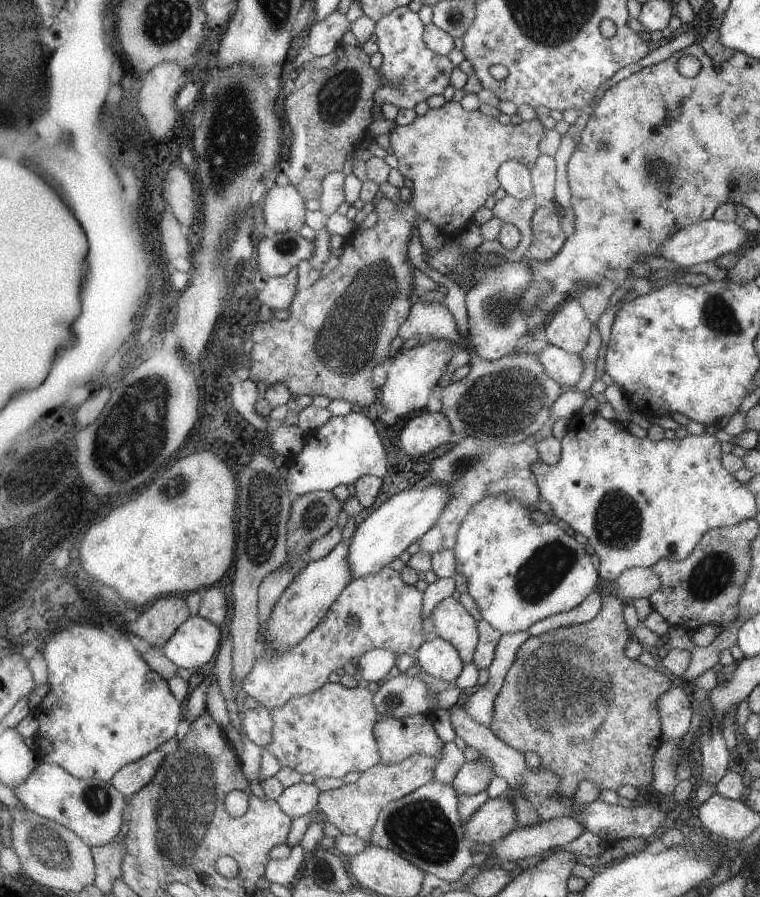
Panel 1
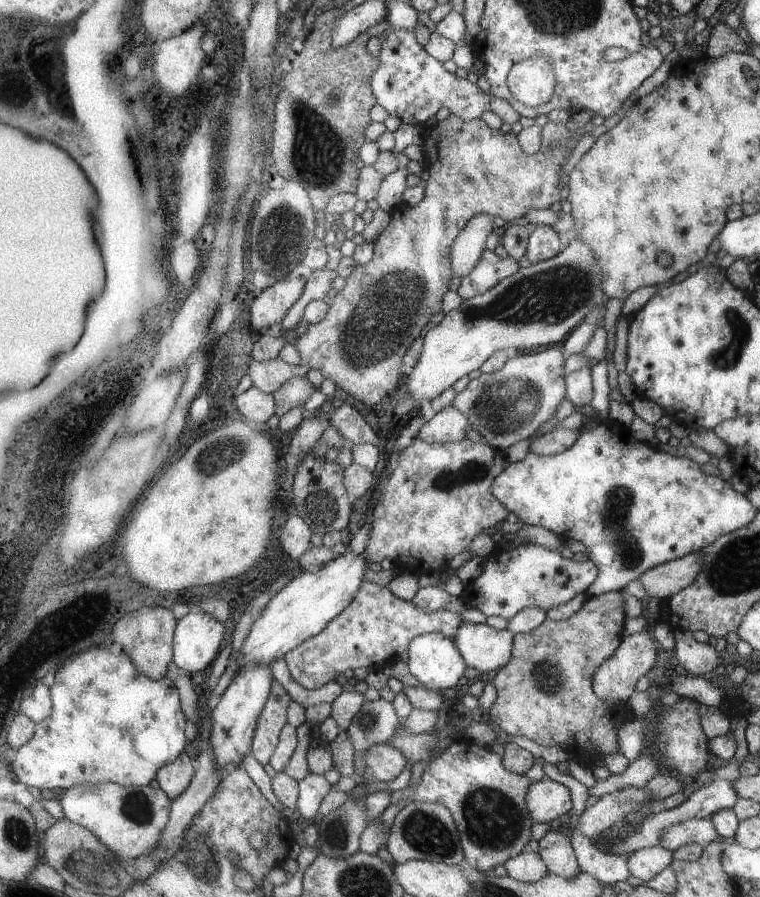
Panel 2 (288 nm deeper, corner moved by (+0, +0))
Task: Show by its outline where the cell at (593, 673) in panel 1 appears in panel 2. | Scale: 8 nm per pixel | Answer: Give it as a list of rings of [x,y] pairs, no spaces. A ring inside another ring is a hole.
[[[605,592],[599,596],[587,596],[581,610],[569,620],[545,620],[539,628],[529,634],[515,634],[515,652],[507,668],[503,668],[493,680],[499,688],[499,700],[491,710],[491,722],[501,728],[503,734],[527,736],[541,746],[565,744],[569,758],[579,760],[585,766],[601,762],[601,756],[619,754],[617,730],[627,720],[627,704],[607,704],[597,694],[593,694],[593,674],[607,658],[621,646],[621,626],[623,626],[623,598],[619,592]]]

